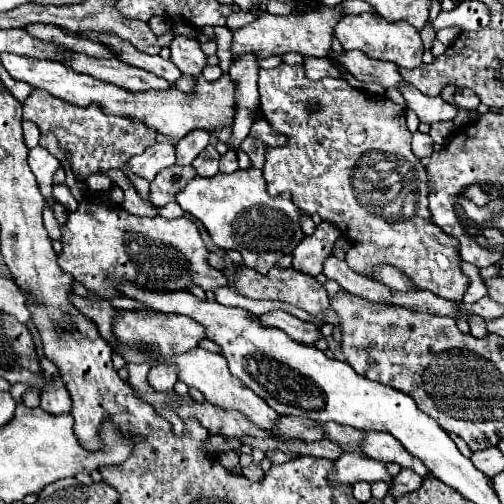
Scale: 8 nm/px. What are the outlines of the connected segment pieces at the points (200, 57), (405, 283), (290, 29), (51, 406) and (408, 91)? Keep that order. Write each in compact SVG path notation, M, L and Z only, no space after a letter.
M176 36L170 44L170 60L178 66L178 70L182 74L190 74L190 76L198 76L202 72L202 68L206 66L206 56L200 50L198 40L186 38L186 36Z
M380 266L374 270L374 280L390 286L392 290L414 290L414 284L410 278L406 278L402 272L394 270L392 266Z
M320 6L312 12L304 14L290 14L290 16L274 16L264 12L256 22L234 30L234 42L232 42L232 54L244 54L252 52L258 58L270 58L270 56L282 56L286 52L298 52L302 56L312 56L312 54L328 54L332 36L334 36L334 26L338 20L344 16L344 8L332 6Z
M54 376L54 380L42 390L42 410L50 412L50 414L66 414L70 412L70 394L64 386L64 382Z
M410 84L400 86L400 90L406 98L406 106L418 114L420 122L434 124L434 122L454 120L454 116L458 114L458 108L454 104L444 102L440 96L436 96L436 98L426 96L420 90L414 90L414 86L410 86Z

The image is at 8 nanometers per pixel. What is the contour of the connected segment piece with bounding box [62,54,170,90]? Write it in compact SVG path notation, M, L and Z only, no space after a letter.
M74 54L72 60L62 60L62 64L70 66L76 72L90 74L98 80L122 86L126 90L168 90L170 88L170 84L164 78L158 78L146 70L118 62L118 58L102 60L86 54Z

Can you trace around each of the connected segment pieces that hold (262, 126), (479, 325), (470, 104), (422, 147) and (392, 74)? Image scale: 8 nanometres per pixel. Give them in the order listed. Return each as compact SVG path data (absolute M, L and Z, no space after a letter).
M256 120L254 122L254 126L252 126L252 130L250 130L250 134L252 136L256 136L256 138L260 138L266 146L270 146L270 148L274 148L274 146L284 146L286 142L288 142L288 138L286 136L282 136L282 134L278 134L278 132L274 132L272 130L272 126L266 122L266 120Z
M470 316L468 318L468 324L470 324L470 334L474 334L474 336L478 336L478 338L482 338L482 336L486 336L486 322L480 318L480 316Z
M458 88L458 90L456 90L456 96L454 96L454 104L456 104L458 108L476 110L478 104L480 104L480 98L478 98L472 90L462 90L462 88Z
M416 132L416 134L412 136L412 152L416 154L418 160L426 162L426 160L430 158L432 150L434 150L434 142L432 142L432 138L430 138L428 134Z
M350 50L350 52L344 52L344 54L330 52L330 56L340 60L346 66L346 70L360 82L376 82L382 88L406 84L404 78L400 76L400 72L398 72L398 66L394 66L390 62L374 62L372 58L366 58L358 50Z

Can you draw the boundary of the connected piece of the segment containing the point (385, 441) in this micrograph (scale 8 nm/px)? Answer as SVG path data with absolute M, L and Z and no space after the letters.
M366 434L366 440L362 444L362 452L378 462L396 462L402 468L410 468L422 478L428 474L422 460L414 458L410 452L404 450L404 446L390 434Z

